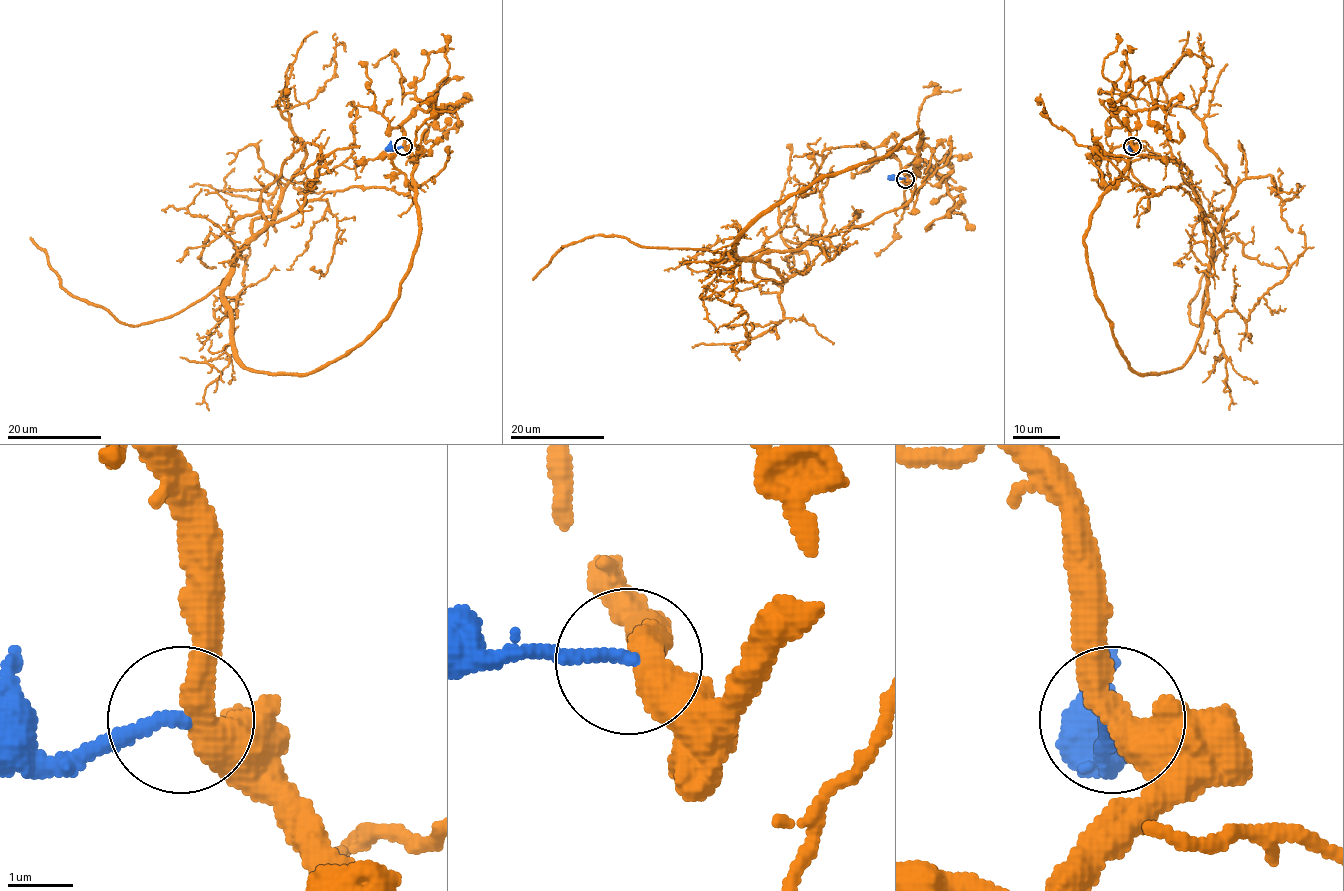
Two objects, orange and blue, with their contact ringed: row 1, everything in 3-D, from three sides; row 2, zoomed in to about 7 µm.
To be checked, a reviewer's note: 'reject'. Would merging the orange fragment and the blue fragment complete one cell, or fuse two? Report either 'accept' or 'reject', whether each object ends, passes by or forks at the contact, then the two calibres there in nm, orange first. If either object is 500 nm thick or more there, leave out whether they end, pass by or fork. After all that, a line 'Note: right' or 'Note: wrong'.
reject; orange passes by; blue ends there; 440 nm thick on the orange side, 190 nm on the other
Note: right

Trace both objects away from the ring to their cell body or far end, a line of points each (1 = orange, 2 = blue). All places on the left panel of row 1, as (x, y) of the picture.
1: (403, 147), (419, 236), (390, 313), (308, 374), (247, 369), (224, 279), (305, 155), (276, 105), (317, 32)
2: (402, 147), (393, 149), (390, 141)

